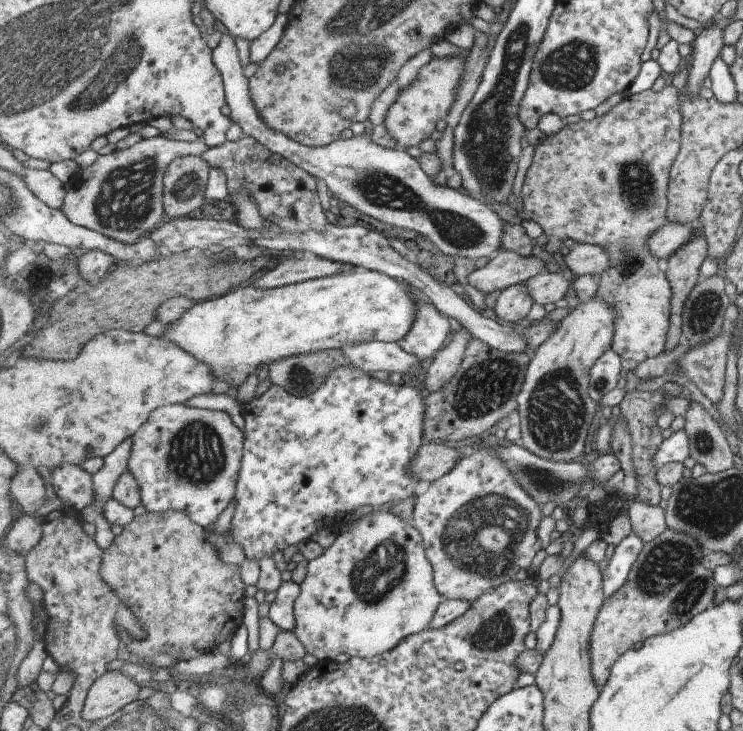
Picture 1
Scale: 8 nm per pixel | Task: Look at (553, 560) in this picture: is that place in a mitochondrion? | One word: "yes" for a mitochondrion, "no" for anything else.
no

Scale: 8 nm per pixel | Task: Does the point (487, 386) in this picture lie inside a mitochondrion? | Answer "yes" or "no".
yes

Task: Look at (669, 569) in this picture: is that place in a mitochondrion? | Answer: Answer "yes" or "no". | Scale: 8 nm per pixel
yes

